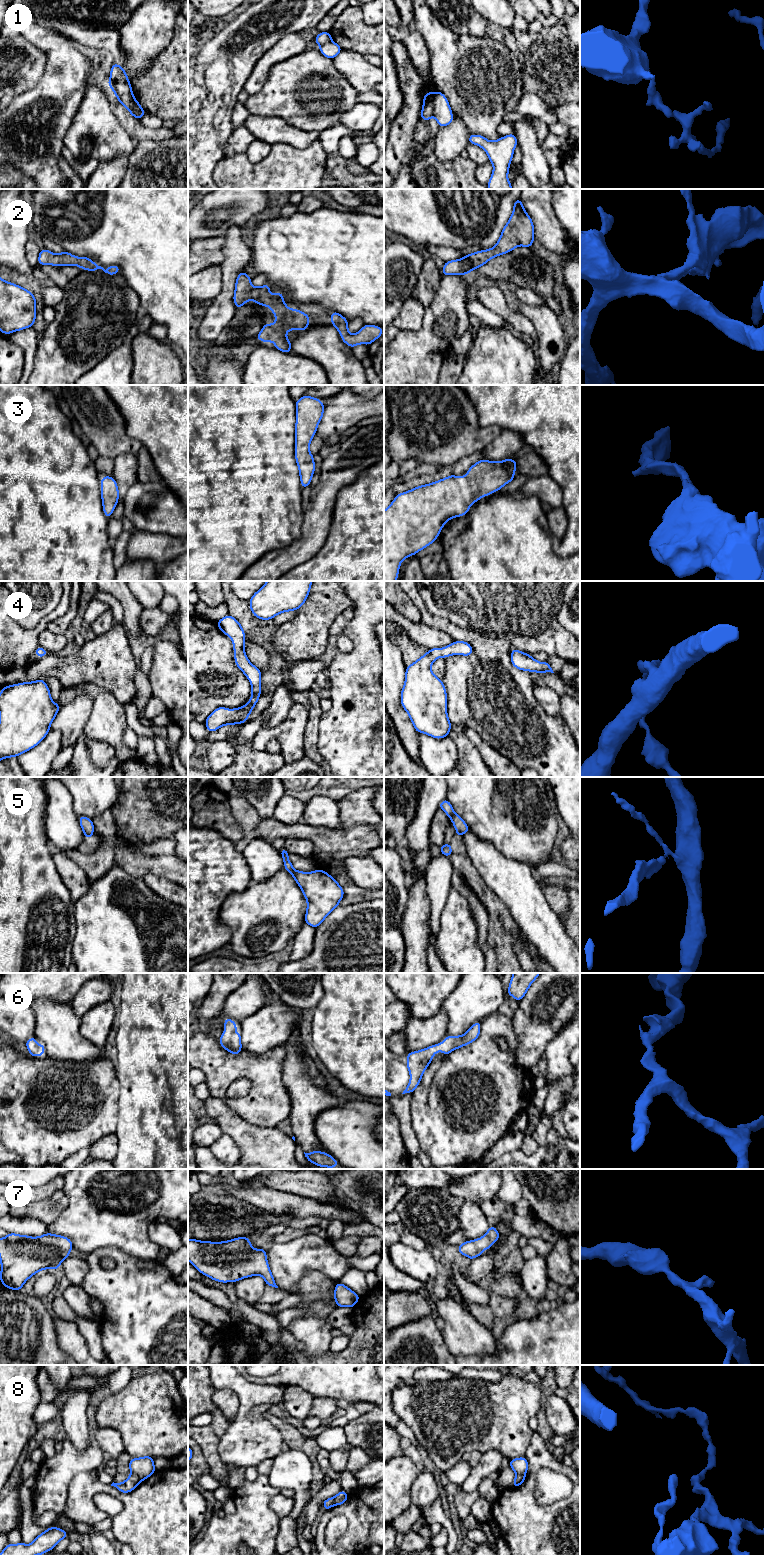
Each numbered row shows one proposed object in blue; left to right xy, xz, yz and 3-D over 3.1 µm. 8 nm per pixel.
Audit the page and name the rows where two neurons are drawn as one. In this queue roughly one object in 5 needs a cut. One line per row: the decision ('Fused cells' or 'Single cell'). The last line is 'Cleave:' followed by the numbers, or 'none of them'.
1: Fused cells
2: Single cell
3: Single cell
4: Single cell
5: Fused cells
6: Single cell
7: Single cell
8: Fused cells
Cleave: 1, 5, 8

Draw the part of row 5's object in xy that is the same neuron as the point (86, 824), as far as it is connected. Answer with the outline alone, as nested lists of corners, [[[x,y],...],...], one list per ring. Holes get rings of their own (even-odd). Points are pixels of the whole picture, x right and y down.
[[[79,816],[79,823],[84,832],[84,834],[94,833],[94,824],[91,819],[85,816]]]

